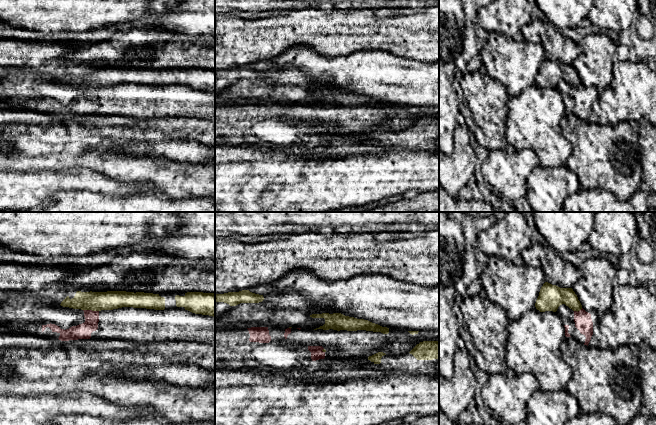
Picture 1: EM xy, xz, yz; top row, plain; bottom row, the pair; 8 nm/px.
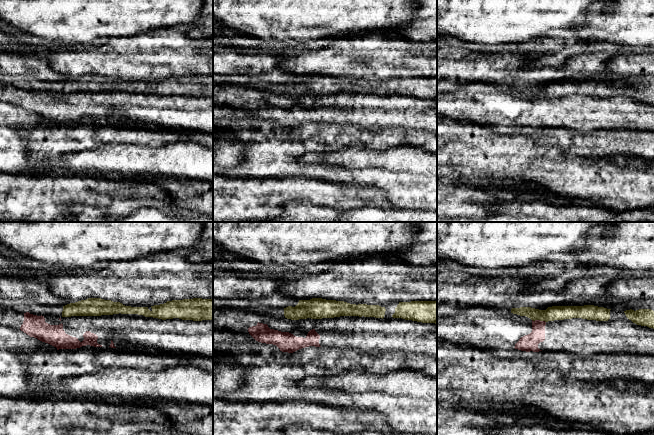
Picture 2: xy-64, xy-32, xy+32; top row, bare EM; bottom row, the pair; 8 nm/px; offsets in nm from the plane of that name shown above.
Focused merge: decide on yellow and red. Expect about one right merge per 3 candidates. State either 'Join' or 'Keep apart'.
Keep apart

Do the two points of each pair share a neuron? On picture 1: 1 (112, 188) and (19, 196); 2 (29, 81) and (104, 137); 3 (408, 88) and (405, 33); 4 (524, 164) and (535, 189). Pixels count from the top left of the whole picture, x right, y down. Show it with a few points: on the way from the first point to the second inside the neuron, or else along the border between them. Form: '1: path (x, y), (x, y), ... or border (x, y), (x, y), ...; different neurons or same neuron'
1: path (89, 183), (49, 182), (42, 185); same neuron
2: border (99, 114), (78, 114), (76, 116); different neurons
3: border (384, 50), (403, 57), (428, 62); different neurons
4: border (539, 164), (528, 177), (527, 195), (525, 197); different neurons

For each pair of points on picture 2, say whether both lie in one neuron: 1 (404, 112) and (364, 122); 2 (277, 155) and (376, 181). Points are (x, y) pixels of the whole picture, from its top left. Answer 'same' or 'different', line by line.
1: same
2: same

